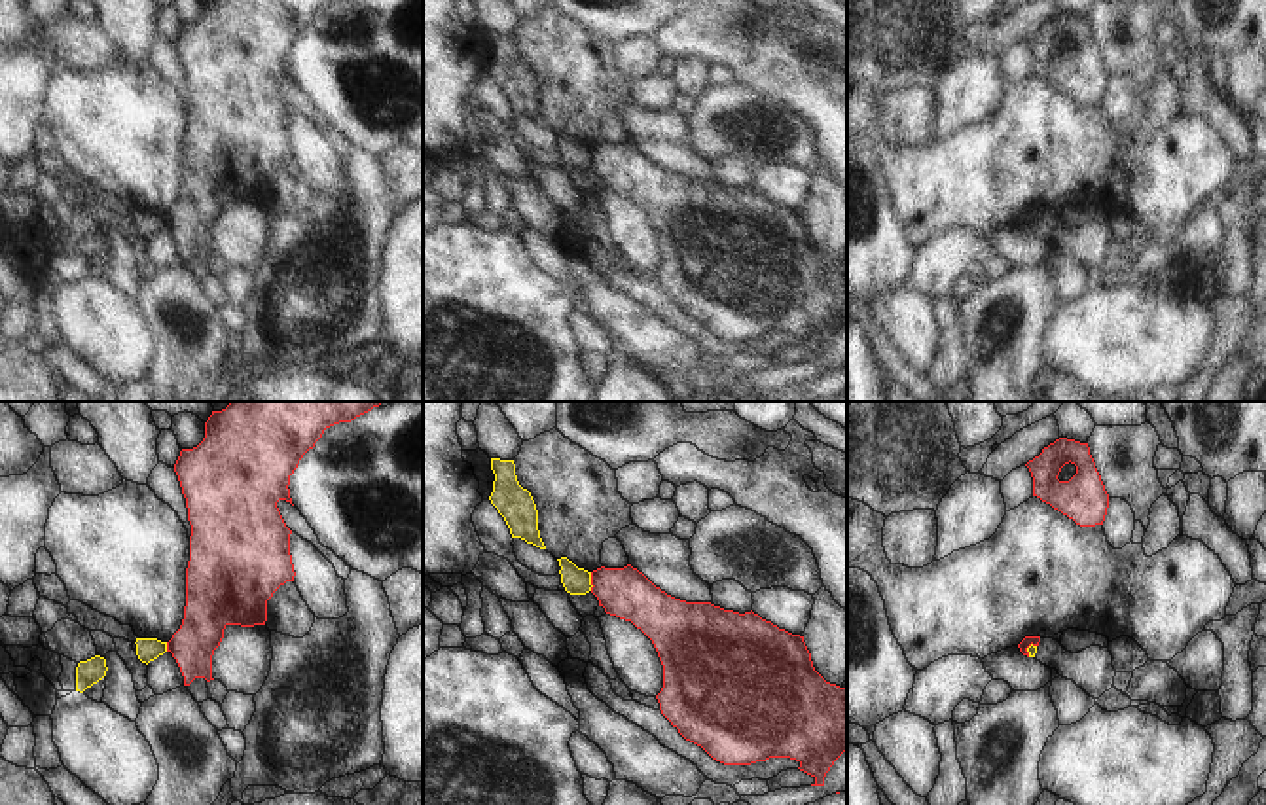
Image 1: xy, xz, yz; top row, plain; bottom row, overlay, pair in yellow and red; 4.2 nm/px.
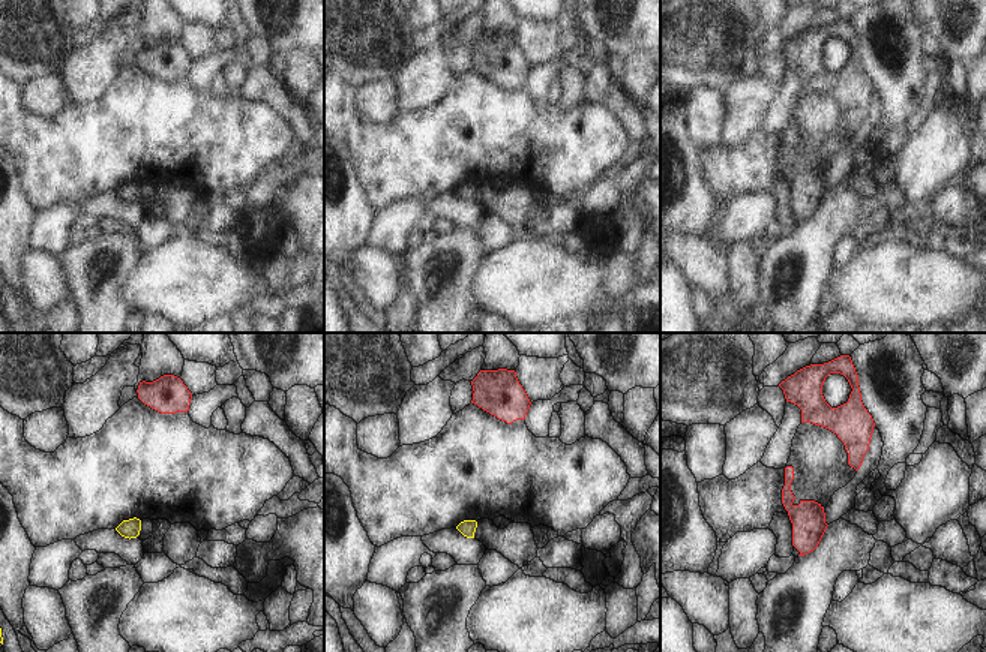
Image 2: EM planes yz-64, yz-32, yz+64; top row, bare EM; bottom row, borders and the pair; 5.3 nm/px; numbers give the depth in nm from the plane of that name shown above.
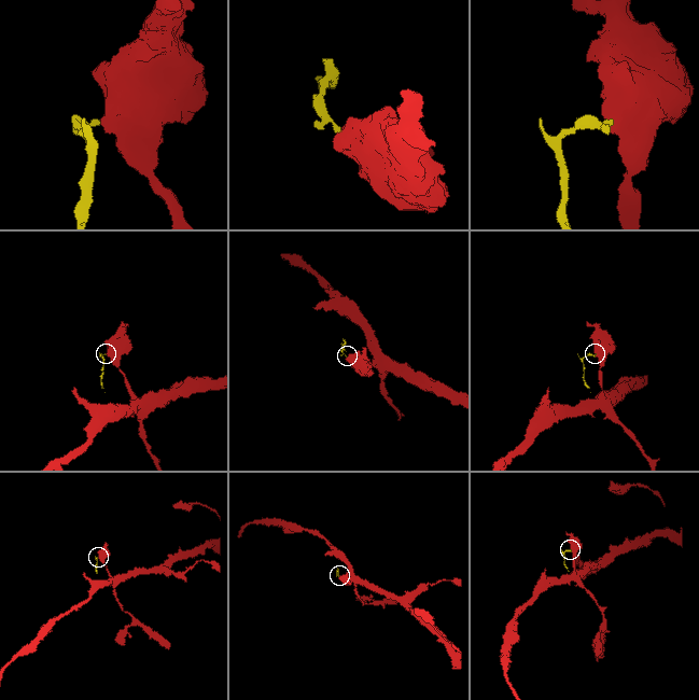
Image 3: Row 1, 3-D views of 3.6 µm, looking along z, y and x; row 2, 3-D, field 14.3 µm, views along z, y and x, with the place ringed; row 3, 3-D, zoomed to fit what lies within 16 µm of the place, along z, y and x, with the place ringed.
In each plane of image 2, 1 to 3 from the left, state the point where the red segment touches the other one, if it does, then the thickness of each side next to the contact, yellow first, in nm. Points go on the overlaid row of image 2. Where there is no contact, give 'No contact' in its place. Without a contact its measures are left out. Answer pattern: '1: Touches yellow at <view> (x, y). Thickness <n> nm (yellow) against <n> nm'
1: No contact
2: No contact
3: No contact.

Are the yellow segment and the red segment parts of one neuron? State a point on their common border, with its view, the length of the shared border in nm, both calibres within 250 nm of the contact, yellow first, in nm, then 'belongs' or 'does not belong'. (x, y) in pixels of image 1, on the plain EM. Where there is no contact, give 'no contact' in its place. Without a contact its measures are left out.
xz (590, 158) | 80 nm | 120/220 nm | does not belong

